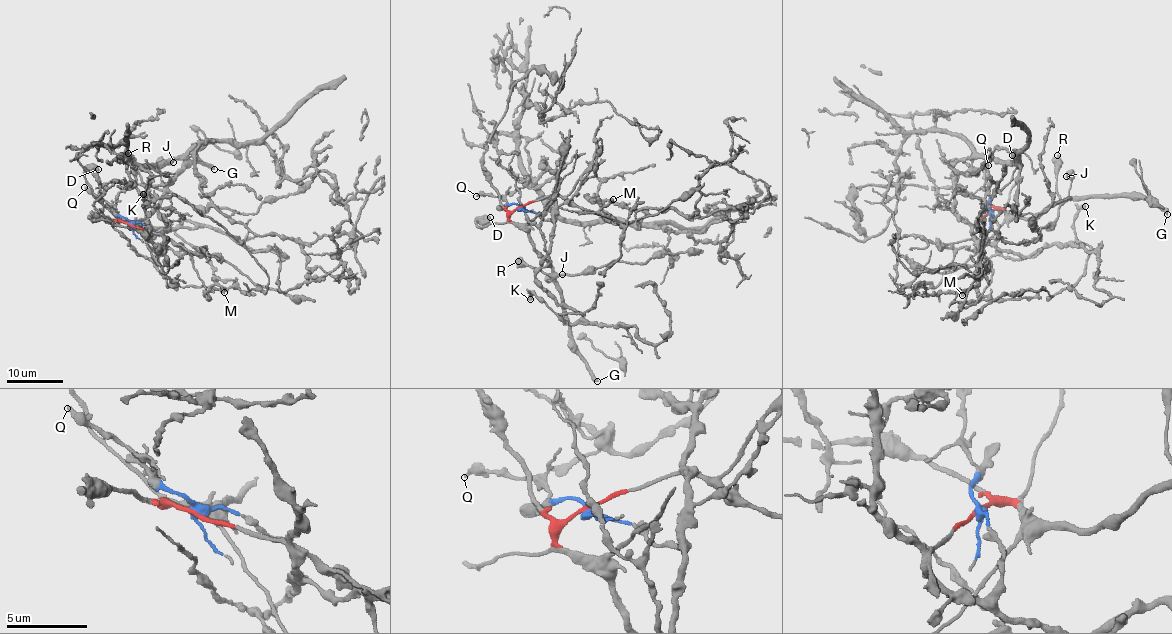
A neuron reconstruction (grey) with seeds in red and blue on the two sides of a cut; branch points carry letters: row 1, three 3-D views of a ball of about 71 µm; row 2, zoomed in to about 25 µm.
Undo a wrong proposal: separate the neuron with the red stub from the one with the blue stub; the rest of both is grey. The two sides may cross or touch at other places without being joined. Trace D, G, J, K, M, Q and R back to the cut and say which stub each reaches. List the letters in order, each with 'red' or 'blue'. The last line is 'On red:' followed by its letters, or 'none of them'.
D: red
G: red
J: red
K: blue
M: blue
Q: blue
R: red
On red: D, G, J, R

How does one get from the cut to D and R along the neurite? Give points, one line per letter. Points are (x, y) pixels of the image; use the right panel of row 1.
D: (990, 212), (1003, 208), (1017, 181), (1018, 168), (1012, 156)
R: (990, 212), (1001, 209), (1015, 215), (1037, 216), (1059, 203), (1061, 199), (1056, 187), (1058, 155)

